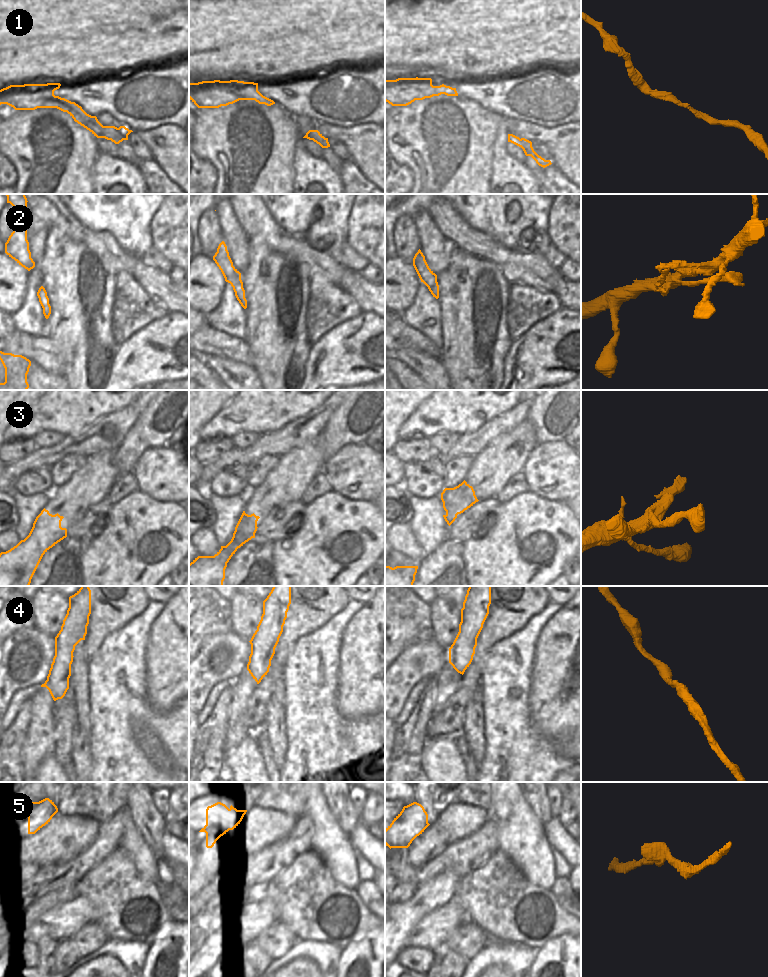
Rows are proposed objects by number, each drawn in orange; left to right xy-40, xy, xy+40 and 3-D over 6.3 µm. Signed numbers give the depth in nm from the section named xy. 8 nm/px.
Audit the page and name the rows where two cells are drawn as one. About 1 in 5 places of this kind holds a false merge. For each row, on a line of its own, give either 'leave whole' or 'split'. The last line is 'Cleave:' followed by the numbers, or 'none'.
1: leave whole
2: split
3: leave whole
4: leave whole
5: leave whole
Cleave: 2

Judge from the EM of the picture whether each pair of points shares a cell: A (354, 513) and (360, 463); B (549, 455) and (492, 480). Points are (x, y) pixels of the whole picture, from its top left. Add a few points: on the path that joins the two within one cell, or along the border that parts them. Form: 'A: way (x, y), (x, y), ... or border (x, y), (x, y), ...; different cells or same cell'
A: border (334, 491), (350, 499), (374, 502); different cells
B: border (535, 445), (522, 471); different cells

